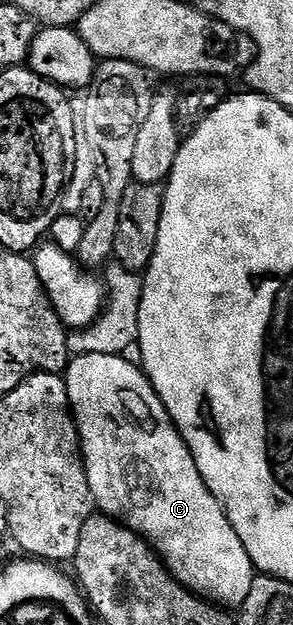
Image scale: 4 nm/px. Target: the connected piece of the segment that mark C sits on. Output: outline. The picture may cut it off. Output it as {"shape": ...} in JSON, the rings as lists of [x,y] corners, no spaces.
{"shape":[[[78,355],[70,358],[63,372],[96,510],[140,535],[182,587],[222,609],[239,609],[247,601],[255,578],[251,557],[247,557],[247,549],[243,549],[243,541],[239,541],[239,533],[235,533],[219,501],[207,489],[191,449],[177,432],[144,370],[127,360],[125,355]]]}

